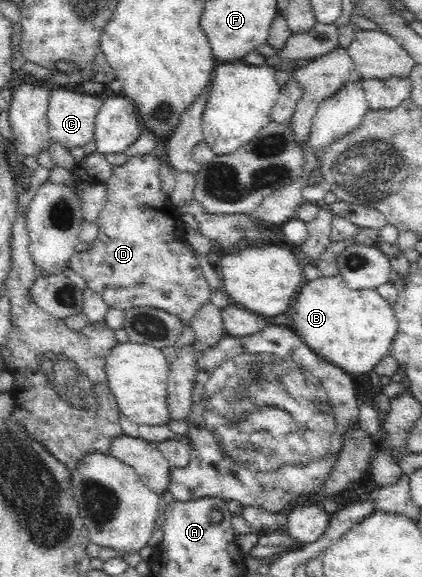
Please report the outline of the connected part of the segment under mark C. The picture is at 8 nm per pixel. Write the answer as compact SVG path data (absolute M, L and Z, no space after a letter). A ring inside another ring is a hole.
M51 89L47 103L48 132L63 147L83 147L94 139L94 120L102 99L95 94Z

